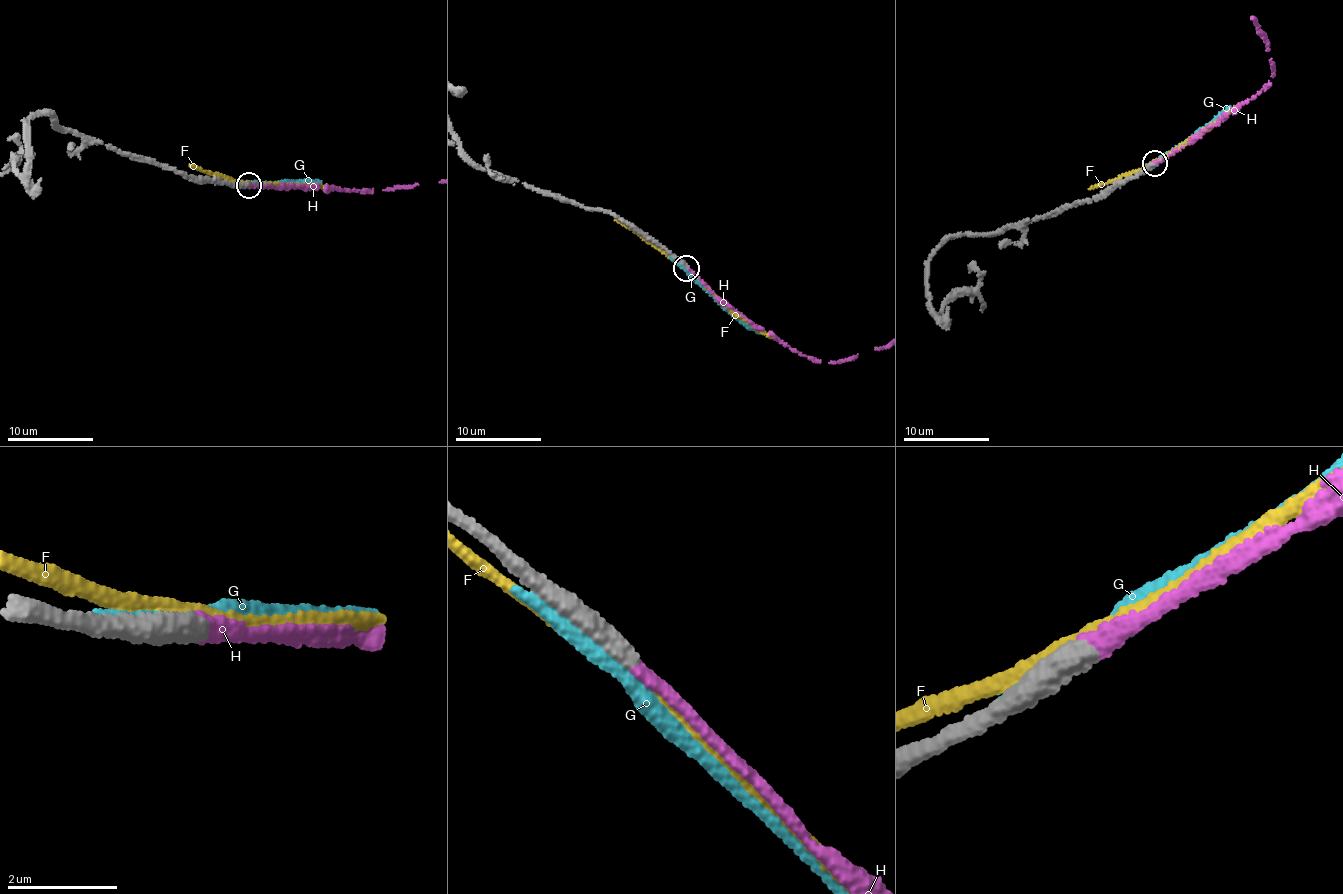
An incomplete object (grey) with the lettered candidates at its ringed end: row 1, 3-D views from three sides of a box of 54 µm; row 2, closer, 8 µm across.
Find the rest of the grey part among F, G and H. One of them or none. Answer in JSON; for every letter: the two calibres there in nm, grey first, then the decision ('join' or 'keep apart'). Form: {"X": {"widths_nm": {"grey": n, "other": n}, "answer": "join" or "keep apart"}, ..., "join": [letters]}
{"F": {"widths_nm": {"grey": 550, "other": 220}, "answer": "keep apart"}, "G": {"widths_nm": {"grey": 550, "other": 320}, "answer": "keep apart"}, "H": {"widths_nm": {"grey": 440, "other": 280}, "answer": "join"}, "join": ["H"]}

